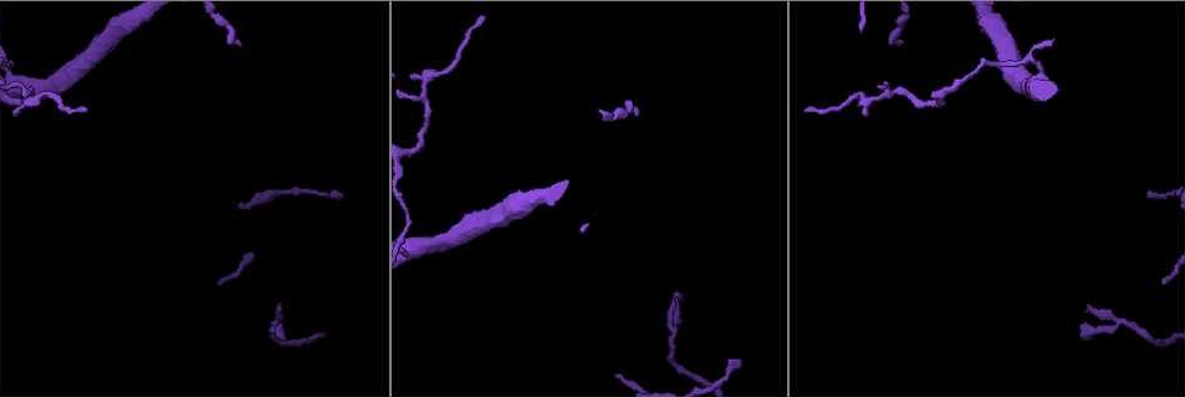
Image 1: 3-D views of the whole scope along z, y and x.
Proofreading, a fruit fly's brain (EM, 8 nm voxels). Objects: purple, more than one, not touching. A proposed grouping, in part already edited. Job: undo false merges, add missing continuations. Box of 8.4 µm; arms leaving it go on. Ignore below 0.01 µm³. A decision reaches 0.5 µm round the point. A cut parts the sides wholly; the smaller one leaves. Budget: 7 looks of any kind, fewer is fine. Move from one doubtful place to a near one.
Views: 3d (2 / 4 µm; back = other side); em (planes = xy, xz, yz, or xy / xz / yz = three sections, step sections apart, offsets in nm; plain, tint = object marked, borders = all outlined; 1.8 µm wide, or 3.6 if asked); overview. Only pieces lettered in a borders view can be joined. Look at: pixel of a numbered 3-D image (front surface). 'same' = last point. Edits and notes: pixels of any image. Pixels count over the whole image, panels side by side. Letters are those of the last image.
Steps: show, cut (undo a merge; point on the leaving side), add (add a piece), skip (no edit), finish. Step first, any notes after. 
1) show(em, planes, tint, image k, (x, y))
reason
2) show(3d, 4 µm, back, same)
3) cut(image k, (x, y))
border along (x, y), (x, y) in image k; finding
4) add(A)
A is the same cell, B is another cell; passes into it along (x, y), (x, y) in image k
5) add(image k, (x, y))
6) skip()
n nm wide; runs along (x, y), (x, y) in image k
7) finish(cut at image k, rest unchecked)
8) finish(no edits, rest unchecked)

show(3d, 4 µm, image 1, (20, 103))
abrupt turn

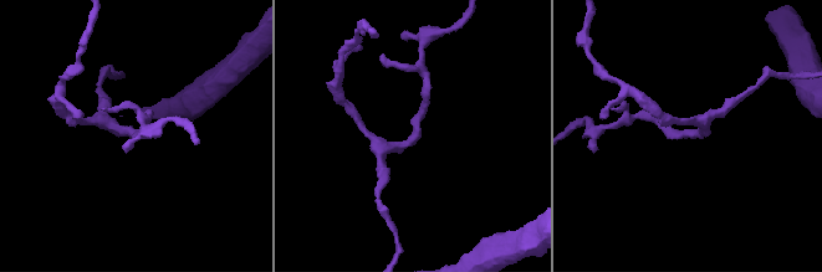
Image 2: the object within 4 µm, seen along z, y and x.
show(em, xy, step 4, tint, image 2, (134, 135))

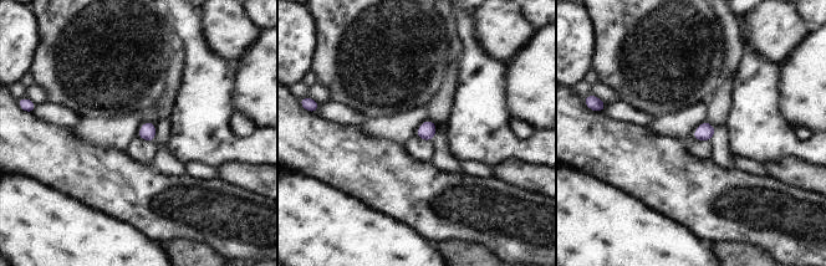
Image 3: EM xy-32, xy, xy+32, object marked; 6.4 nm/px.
show(em, planes, borders, same)

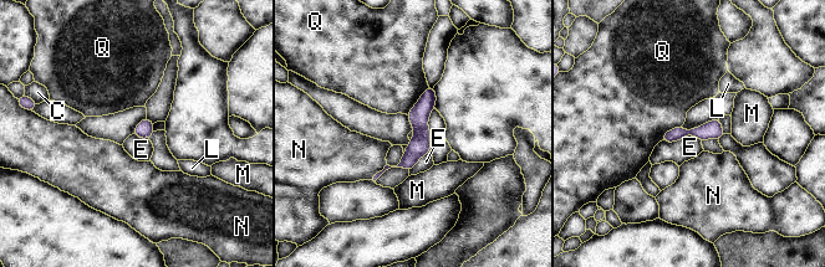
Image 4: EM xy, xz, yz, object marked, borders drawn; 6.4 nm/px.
skip()
C, E, L, M, N and Q are other cells; border along (662, 139), (694, 135), (701, 142) in image 4; one neuron here

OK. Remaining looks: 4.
show(3d, 2 µm, image 1, (280, 308))
tapers out

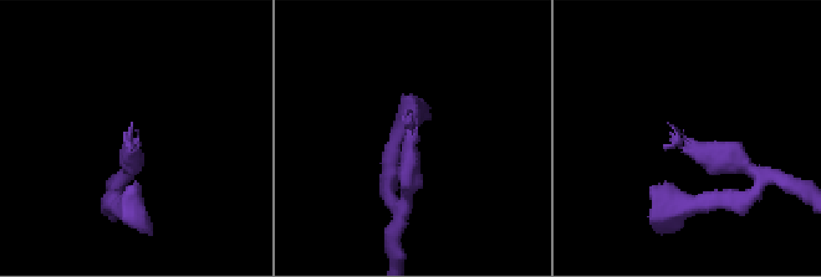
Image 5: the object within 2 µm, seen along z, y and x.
show(em, xy, step 4, tint, image 5, (663, 146))
need the tissue

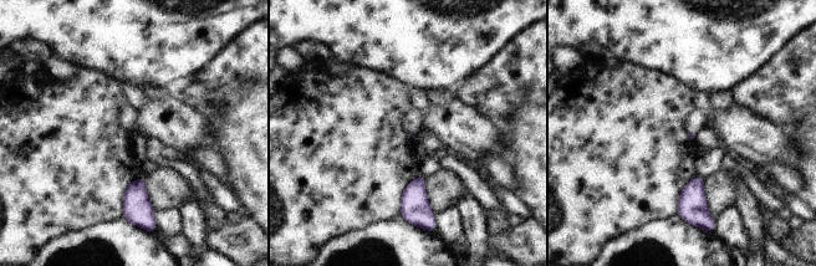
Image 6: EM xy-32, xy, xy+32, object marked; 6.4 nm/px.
show(em, planes, borders, same)
cut it another way

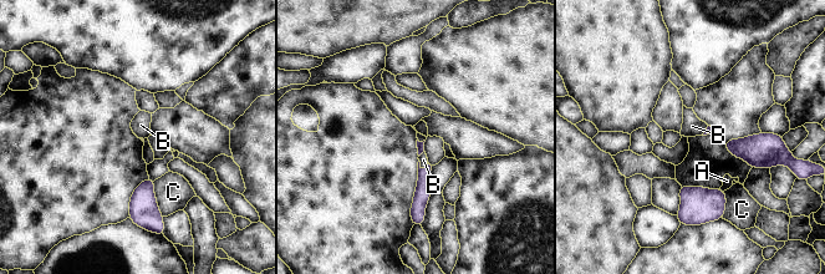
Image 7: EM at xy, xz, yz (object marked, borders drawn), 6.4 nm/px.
add(B)
C touches over 240 nm; B is the same cell, A and C are other cells; it goes on there

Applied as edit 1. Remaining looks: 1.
finish(add at image 7, rest unchecked)

